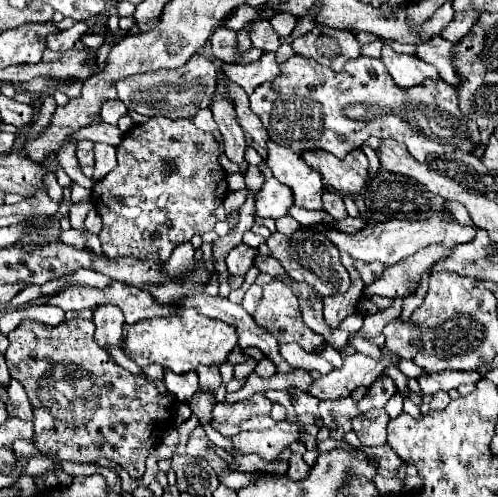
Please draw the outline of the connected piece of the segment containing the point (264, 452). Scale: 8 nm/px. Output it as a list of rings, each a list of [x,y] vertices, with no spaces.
[[[279,421],[273,429],[267,431],[241,431],[233,435],[233,455],[255,453],[261,459],[273,461],[281,449],[297,441],[297,425],[289,421]]]

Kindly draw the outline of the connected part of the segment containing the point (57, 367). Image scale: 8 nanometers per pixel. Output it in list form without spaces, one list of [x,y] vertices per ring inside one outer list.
[[[23,319],[9,335],[9,349],[5,361],[13,379],[17,379],[29,397],[35,417],[33,443],[41,453],[55,455],[65,461],[93,463],[99,457],[107,457],[119,463],[131,477],[145,473],[145,459],[151,447],[161,443],[165,429],[169,427],[169,409],[175,405],[173,395],[161,395],[153,383],[143,377],[135,377],[119,367],[105,349],[93,341],[95,325],[87,319],[63,321],[55,327]]]

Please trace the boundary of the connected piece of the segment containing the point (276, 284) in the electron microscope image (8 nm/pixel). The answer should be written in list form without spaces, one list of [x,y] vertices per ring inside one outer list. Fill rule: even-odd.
[[[277,279],[263,285],[263,297],[253,313],[253,319],[257,325],[275,335],[279,343],[293,341],[307,353],[315,353],[325,341],[319,333],[303,323],[297,297]]]

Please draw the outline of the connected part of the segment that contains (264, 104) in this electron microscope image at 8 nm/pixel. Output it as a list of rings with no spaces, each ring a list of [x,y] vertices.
[[[293,55],[287,63],[281,65],[281,75],[271,83],[259,85],[249,97],[249,101],[251,101],[251,111],[257,113],[259,119],[263,121],[269,139],[279,145],[291,147],[299,155],[305,153],[307,149],[323,149],[343,159],[347,153],[357,149],[369,137],[379,137],[379,139],[395,139],[405,143],[409,153],[417,157],[417,161],[425,161],[429,153],[445,155],[445,153],[453,153],[455,149],[473,153],[481,143],[475,121],[463,117],[459,109],[455,87],[439,79],[439,81],[423,81],[423,85],[415,85],[411,89],[399,89],[391,81],[381,59],[373,59],[365,55],[361,55],[355,61],[347,61],[343,71],[339,73],[327,69],[325,65],[319,65],[317,61]]]

